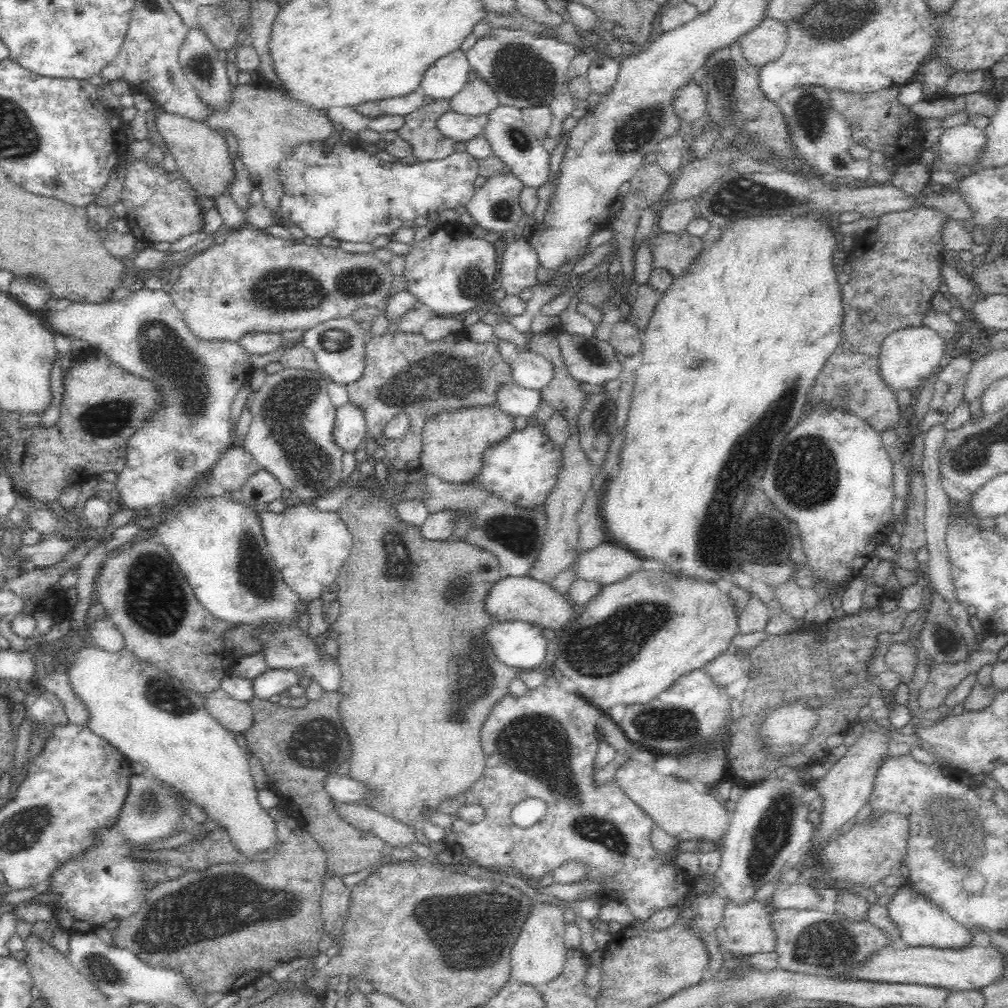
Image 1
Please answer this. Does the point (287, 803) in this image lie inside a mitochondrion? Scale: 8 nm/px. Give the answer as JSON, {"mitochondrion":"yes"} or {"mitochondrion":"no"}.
{"mitochondrion":"no"}

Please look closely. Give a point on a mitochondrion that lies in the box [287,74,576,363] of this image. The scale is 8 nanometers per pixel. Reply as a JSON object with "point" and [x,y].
{"point":[471,284]}

